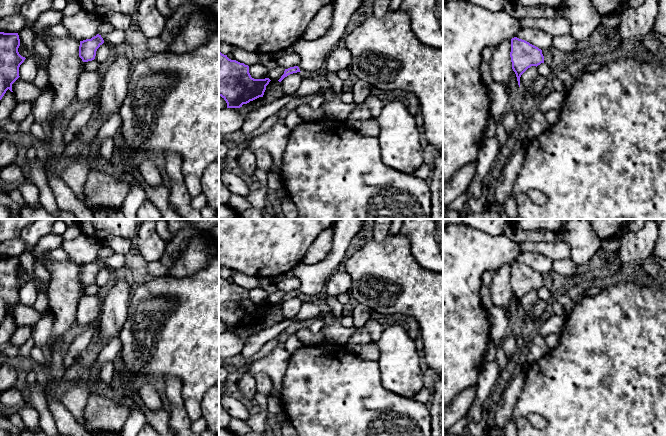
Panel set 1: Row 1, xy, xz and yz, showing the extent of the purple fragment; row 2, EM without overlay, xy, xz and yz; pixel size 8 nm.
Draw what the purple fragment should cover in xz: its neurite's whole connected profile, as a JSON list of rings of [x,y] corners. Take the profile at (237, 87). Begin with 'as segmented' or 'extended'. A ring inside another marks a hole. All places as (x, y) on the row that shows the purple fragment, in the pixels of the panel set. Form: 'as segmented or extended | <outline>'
as segmented | [[[219,52],[219,96],[227,103],[227,108],[240,108],[259,97],[263,97],[271,80],[254,79],[249,66]]]

